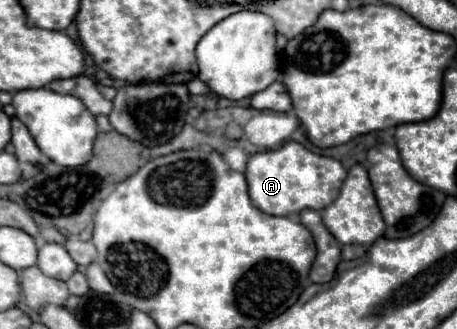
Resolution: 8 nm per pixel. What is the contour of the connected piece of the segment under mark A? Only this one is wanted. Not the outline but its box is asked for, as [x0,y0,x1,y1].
[246,141,346,215]

